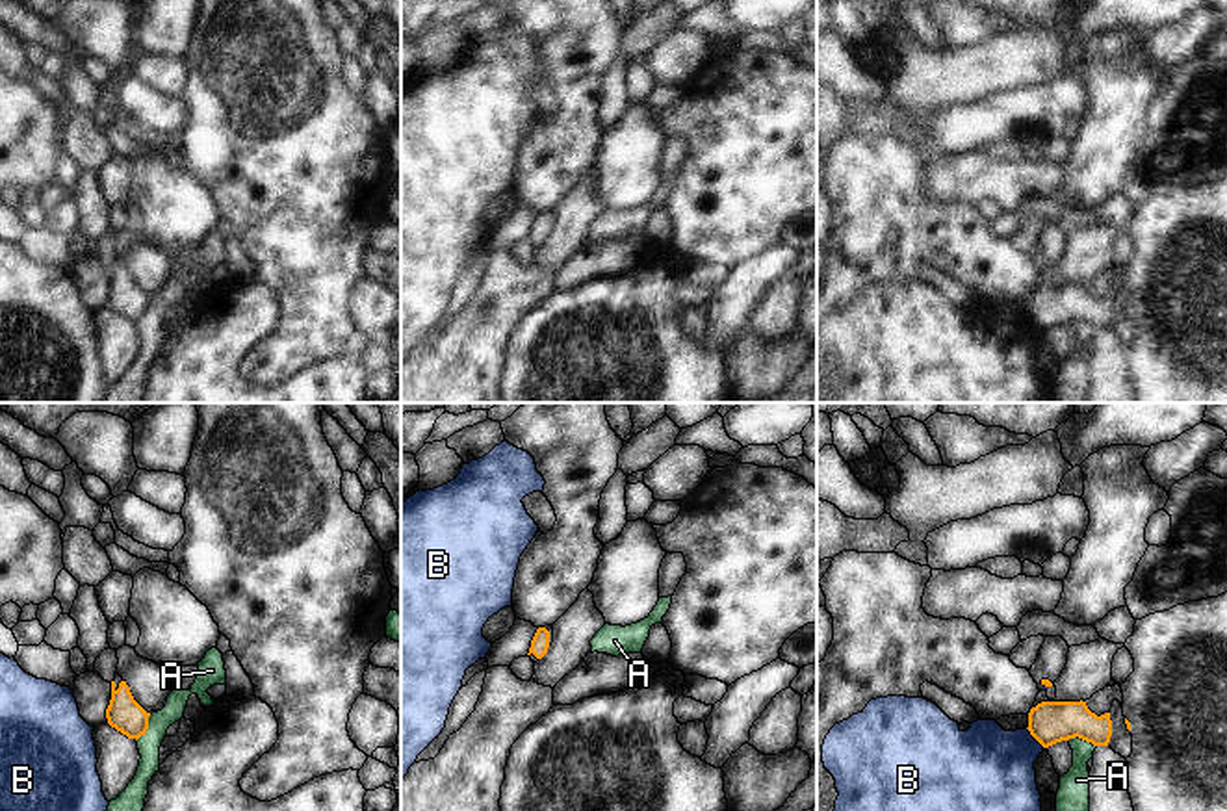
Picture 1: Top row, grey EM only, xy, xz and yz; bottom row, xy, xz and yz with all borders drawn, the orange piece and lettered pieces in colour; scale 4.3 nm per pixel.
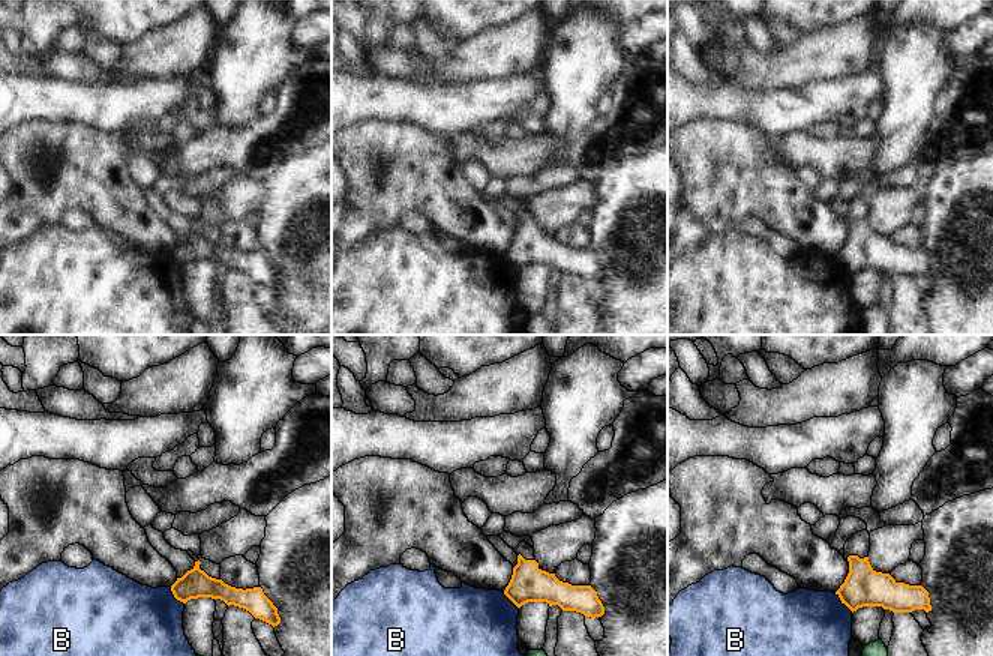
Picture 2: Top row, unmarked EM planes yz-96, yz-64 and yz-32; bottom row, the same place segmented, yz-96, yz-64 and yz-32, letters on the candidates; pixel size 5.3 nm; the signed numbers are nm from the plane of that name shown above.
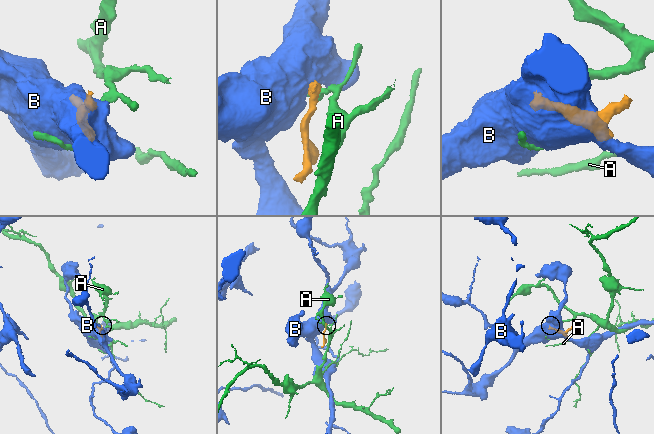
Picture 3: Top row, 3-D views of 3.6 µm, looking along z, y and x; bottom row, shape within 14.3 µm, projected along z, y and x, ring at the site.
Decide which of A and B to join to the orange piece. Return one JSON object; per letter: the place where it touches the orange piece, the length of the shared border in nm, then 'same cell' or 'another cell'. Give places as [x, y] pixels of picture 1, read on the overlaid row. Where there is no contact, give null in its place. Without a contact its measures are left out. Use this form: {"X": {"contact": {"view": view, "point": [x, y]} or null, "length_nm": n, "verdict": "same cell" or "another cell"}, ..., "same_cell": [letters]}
{"A": {"contact": {"view": "yz", "point": [1083, 739]}, "length_nm": 130, "verdict": "another cell"}, "B": {"contact": {"view": "yz", "point": [1034, 737]}, "length_nm": 120, "verdict": "another cell"}, "same_cell": []}

